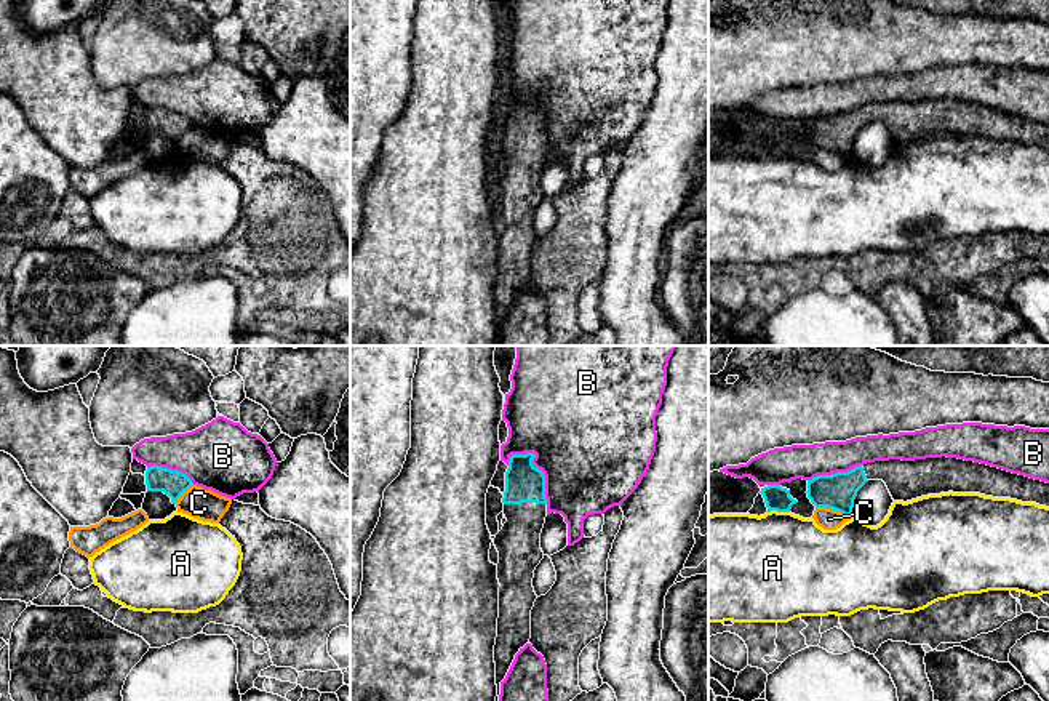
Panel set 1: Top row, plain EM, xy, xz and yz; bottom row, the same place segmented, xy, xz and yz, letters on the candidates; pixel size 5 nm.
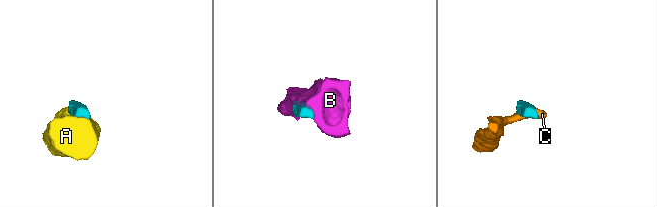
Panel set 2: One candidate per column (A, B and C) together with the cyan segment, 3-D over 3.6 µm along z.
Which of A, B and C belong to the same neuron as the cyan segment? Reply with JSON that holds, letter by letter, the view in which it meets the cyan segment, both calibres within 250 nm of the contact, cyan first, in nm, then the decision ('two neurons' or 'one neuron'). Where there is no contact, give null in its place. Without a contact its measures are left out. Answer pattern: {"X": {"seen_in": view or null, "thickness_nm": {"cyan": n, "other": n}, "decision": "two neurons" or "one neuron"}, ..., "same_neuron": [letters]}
{"A": {"seen_in": "yz", "thickness_nm": {"cyan": 120, "other": 500}, "decision": "two neurons"}, "B": {"seen_in": "xz", "thickness_nm": {"cyan": 190, "other": 460}, "decision": "two neurons"}, "C": {"seen_in": "yz", "thickness_nm": {"cyan": 180, "other": 110}, "decision": "two neurons"}, "same_neuron": []}

